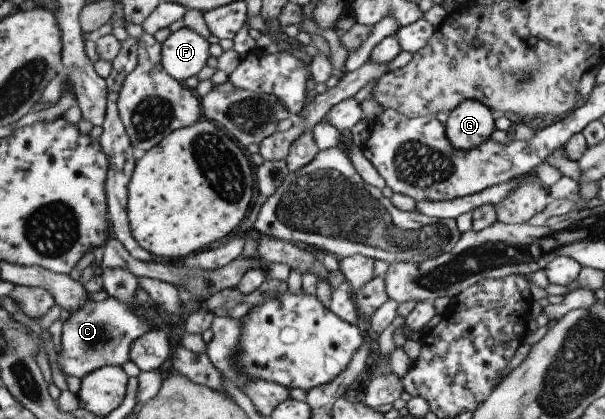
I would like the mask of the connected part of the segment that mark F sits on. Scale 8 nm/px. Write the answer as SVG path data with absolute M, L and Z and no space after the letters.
M188 26L176 30L164 43L162 63L181 82L198 75L210 59L210 43Z

